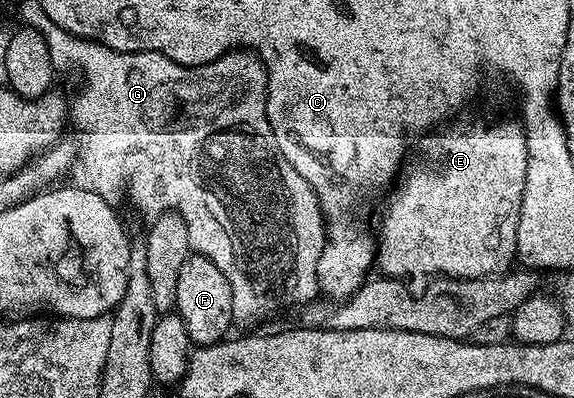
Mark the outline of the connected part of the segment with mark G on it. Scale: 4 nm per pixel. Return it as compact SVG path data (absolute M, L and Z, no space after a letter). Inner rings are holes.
M68 35L63 39L65 40L65 63L73 65L84 76L84 82L81 83L76 98L71 98L70 117L73 122L76 120L76 125L80 128L78 165L79 168L84 168L84 177L88 180L85 182L91 189L100 197L113 203L119 202L120 189L124 189L129 203L145 219L151 219L169 211L180 213L182 219L186 219L186 227L192 244L191 252L202 257L209 257L214 267L218 267L222 275L226 275L230 283L230 291L234 295L232 315L237 322L256 321L259 317L264 317L267 313L282 308L283 305L299 307L307 301L317 300L316 276L318 275L318 259L322 255L326 240L326 218L310 183L306 183L306 179L302 179L302 175L298 175L298 171L290 167L286 155L278 151L278 143L272 134L270 105L266 100L268 70L265 69L264 62L256 56L255 52L229 51L205 65L179 65L166 59L166 55L154 51L123 53L100 45L97 41L84 41L81 37Z

